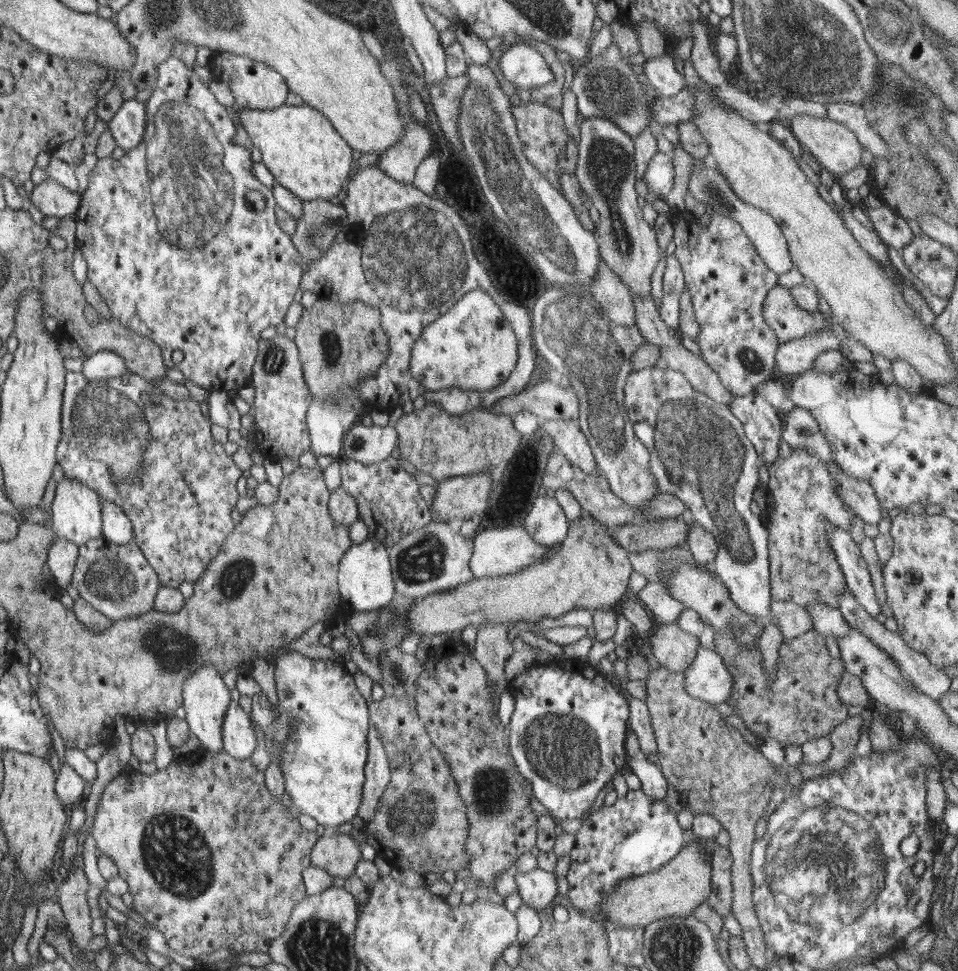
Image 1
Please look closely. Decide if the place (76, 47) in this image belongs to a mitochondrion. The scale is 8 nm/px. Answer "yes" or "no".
no

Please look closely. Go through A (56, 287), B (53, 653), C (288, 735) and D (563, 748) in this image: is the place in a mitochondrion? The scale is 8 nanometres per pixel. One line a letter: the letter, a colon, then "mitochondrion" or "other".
A: other
B: other
C: mitochondrion
D: mitochondrion

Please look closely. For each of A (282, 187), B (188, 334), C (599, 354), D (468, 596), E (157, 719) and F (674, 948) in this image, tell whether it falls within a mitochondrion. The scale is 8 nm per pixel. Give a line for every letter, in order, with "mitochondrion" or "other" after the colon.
A: other
B: other
C: mitochondrion
D: other
E: other
F: mitochondrion

